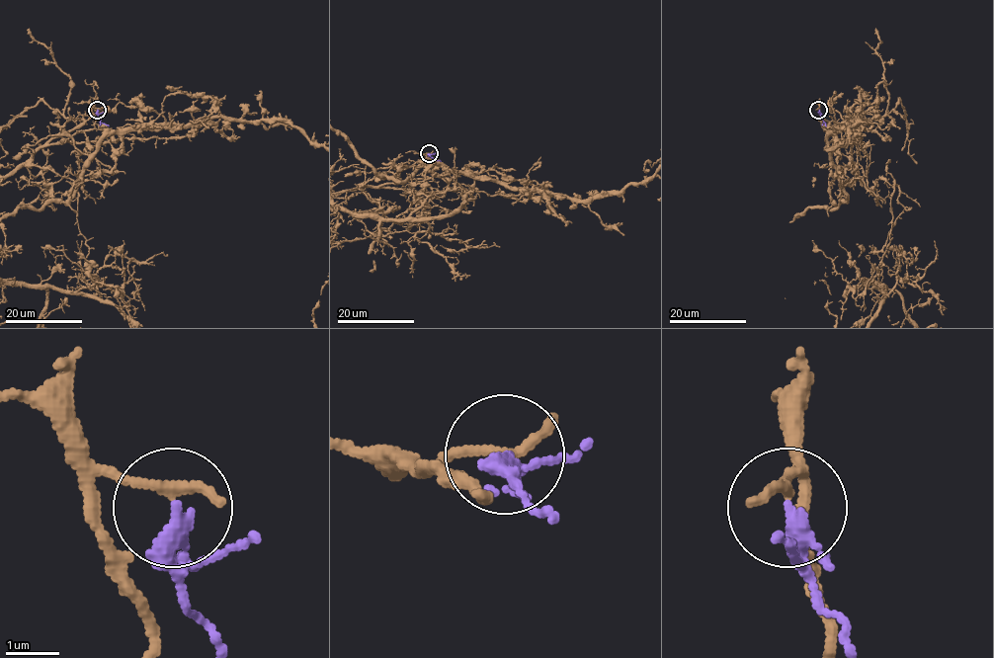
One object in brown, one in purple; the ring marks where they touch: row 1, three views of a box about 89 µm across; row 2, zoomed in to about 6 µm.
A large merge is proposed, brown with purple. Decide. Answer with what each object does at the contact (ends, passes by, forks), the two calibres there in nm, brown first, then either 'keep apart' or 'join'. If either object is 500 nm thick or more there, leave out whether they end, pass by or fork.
brown passes by; purple ends there; 160 nm thick on the brown side, 360 nm on the other; keep apart

